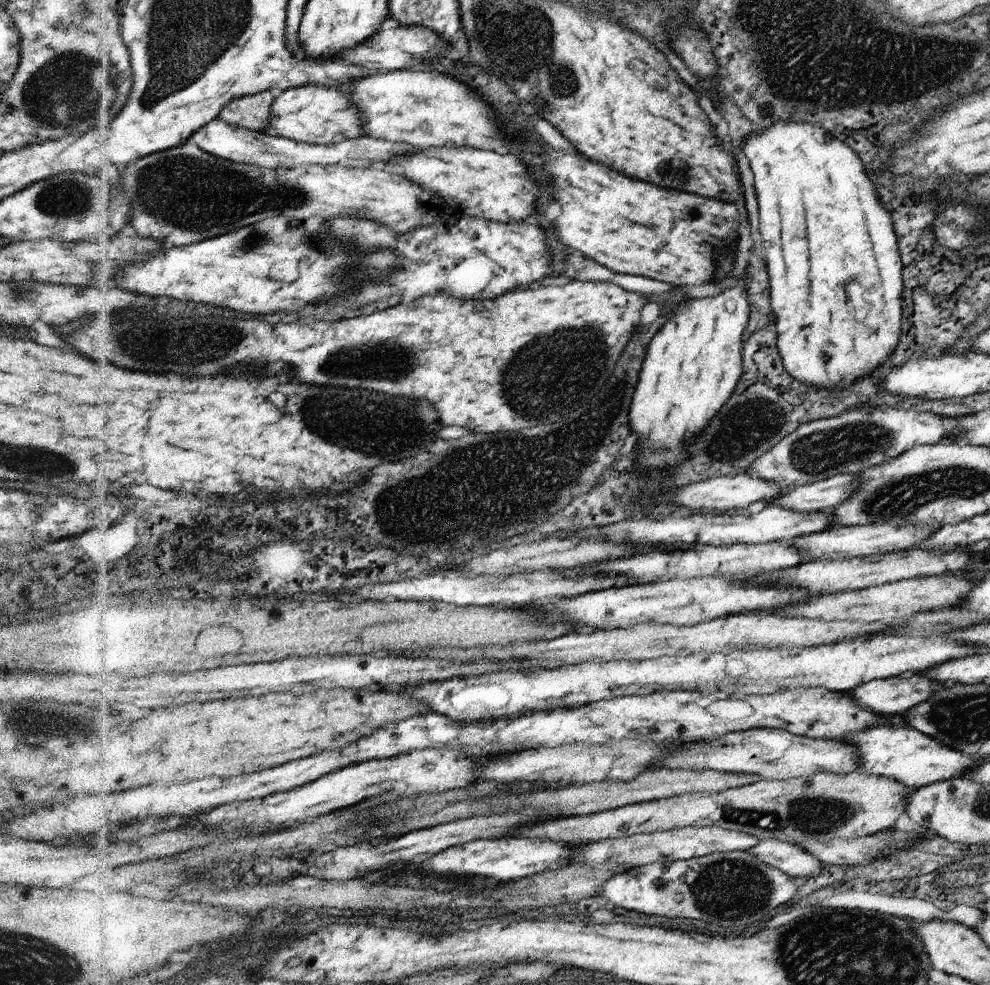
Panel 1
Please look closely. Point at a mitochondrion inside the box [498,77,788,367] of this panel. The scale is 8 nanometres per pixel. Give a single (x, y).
(672, 171)

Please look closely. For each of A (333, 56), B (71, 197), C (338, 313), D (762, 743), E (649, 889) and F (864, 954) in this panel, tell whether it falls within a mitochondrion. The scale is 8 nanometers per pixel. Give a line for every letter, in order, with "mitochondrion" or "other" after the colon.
A: other
B: mitochondrion
C: other
D: other
E: other
F: mitochondrion

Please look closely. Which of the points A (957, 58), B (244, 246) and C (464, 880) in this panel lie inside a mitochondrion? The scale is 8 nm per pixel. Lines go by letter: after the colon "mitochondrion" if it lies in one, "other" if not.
A: mitochondrion
B: mitochondrion
C: other

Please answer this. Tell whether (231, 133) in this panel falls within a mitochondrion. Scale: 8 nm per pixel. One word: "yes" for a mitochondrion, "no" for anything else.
no

